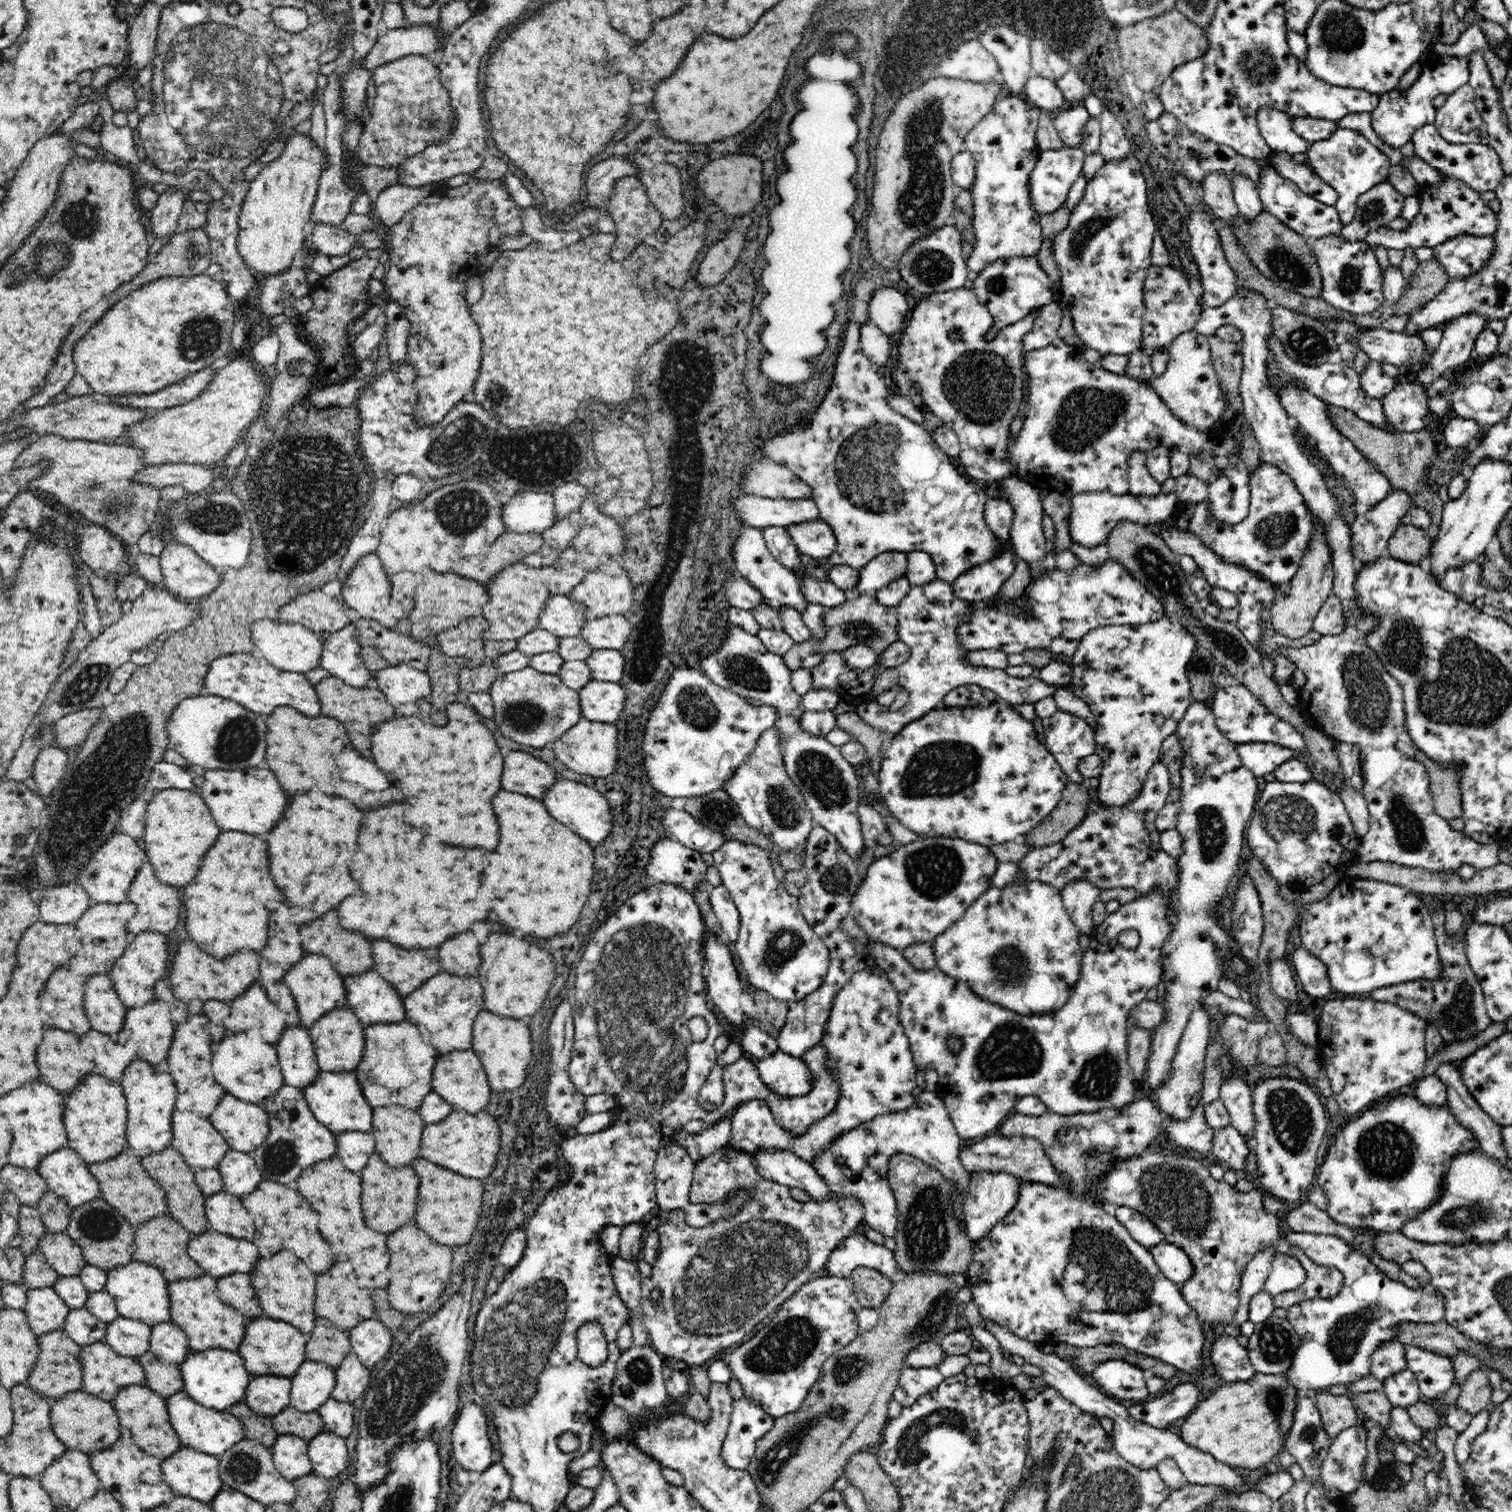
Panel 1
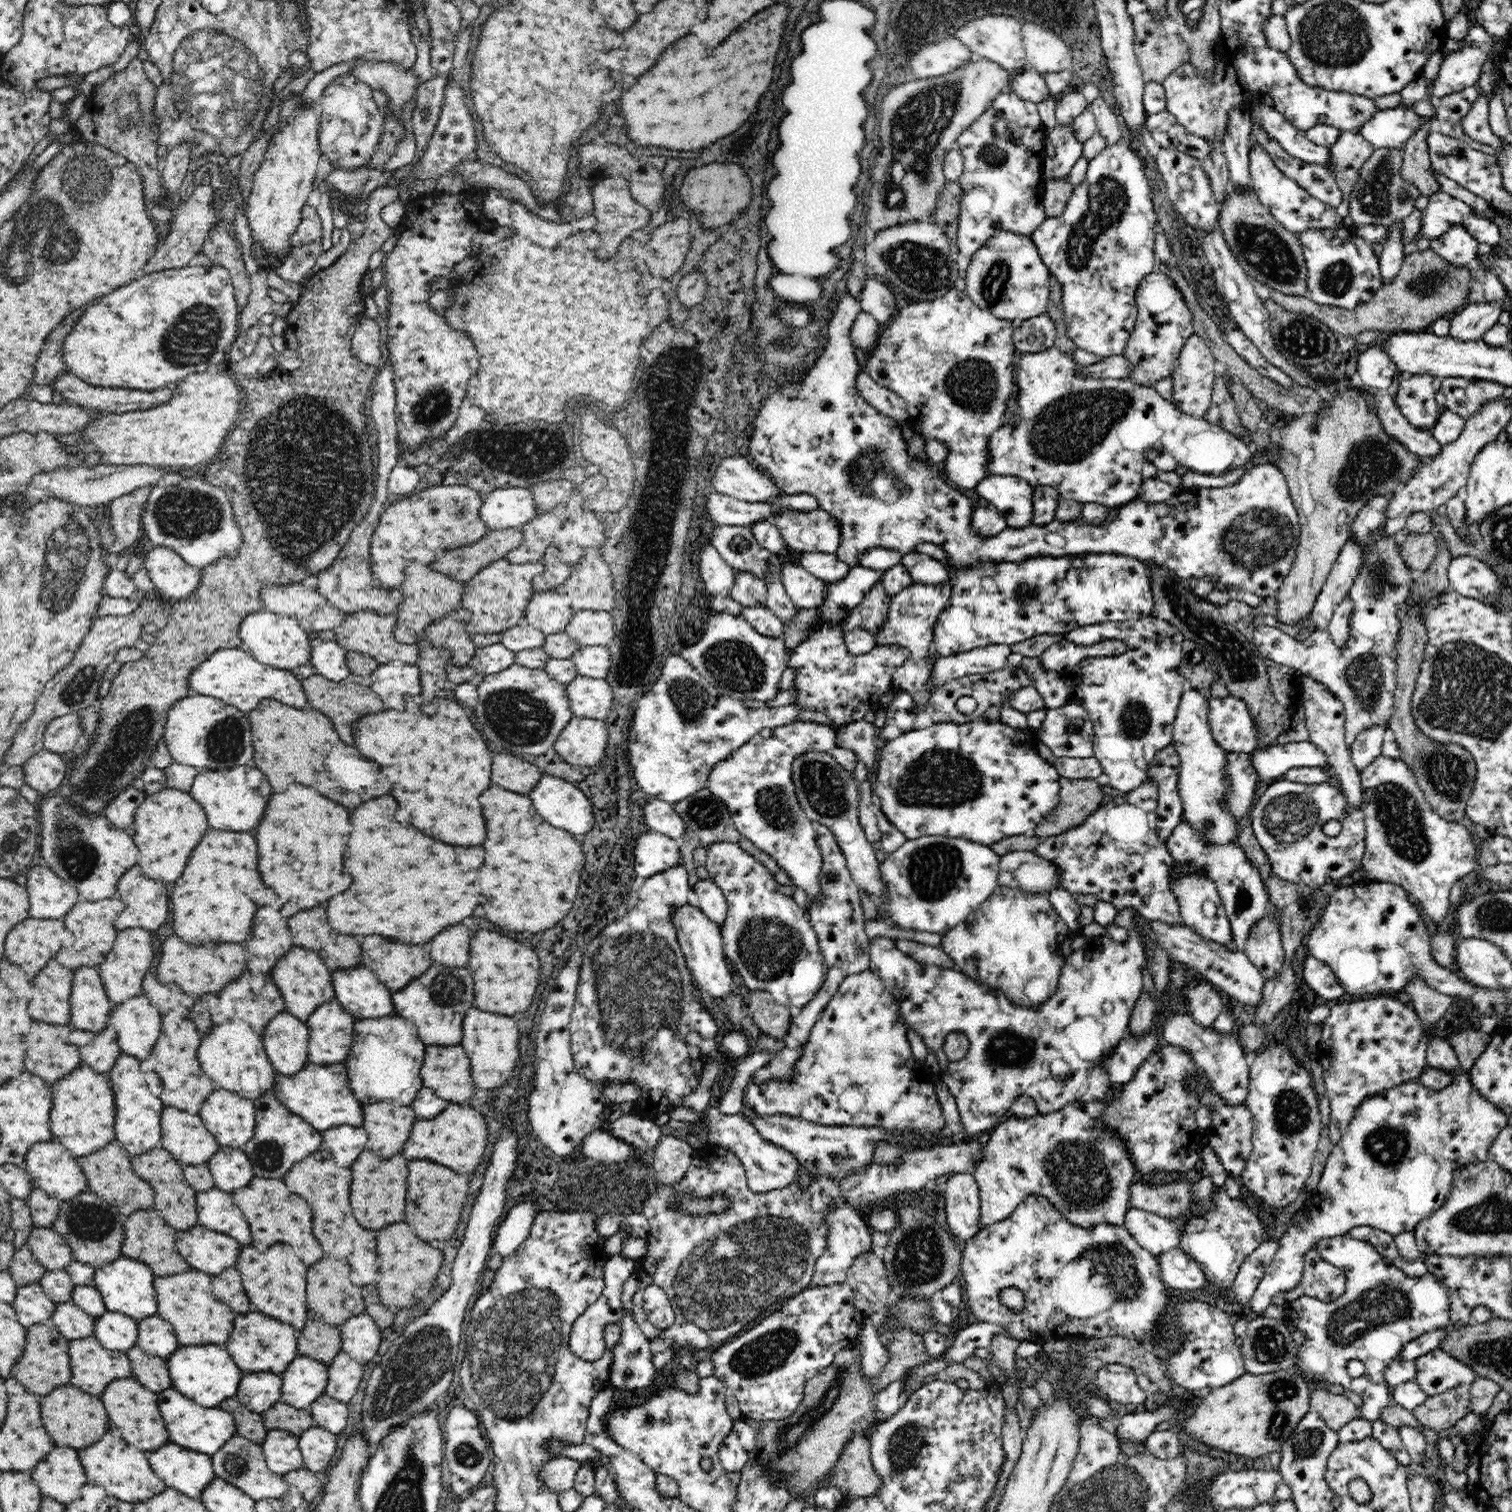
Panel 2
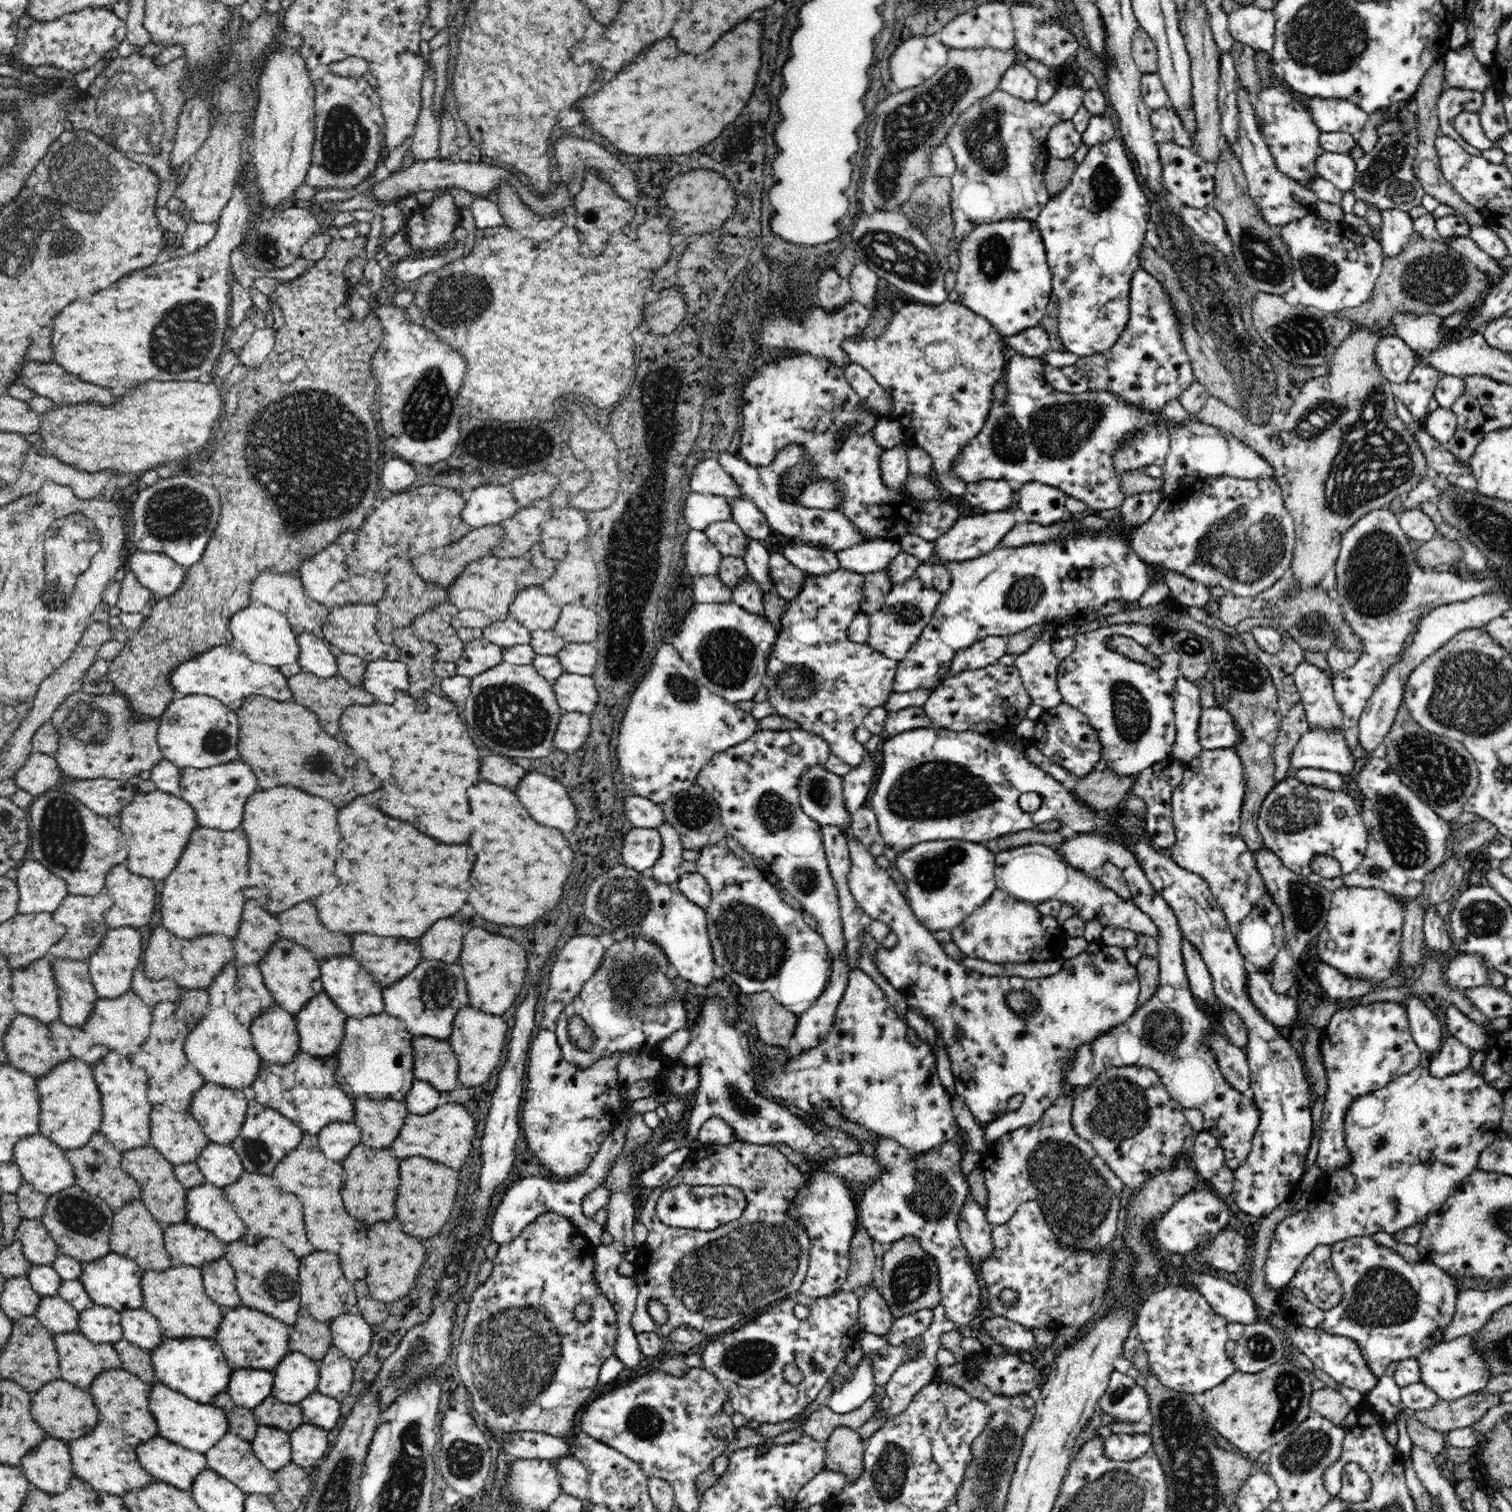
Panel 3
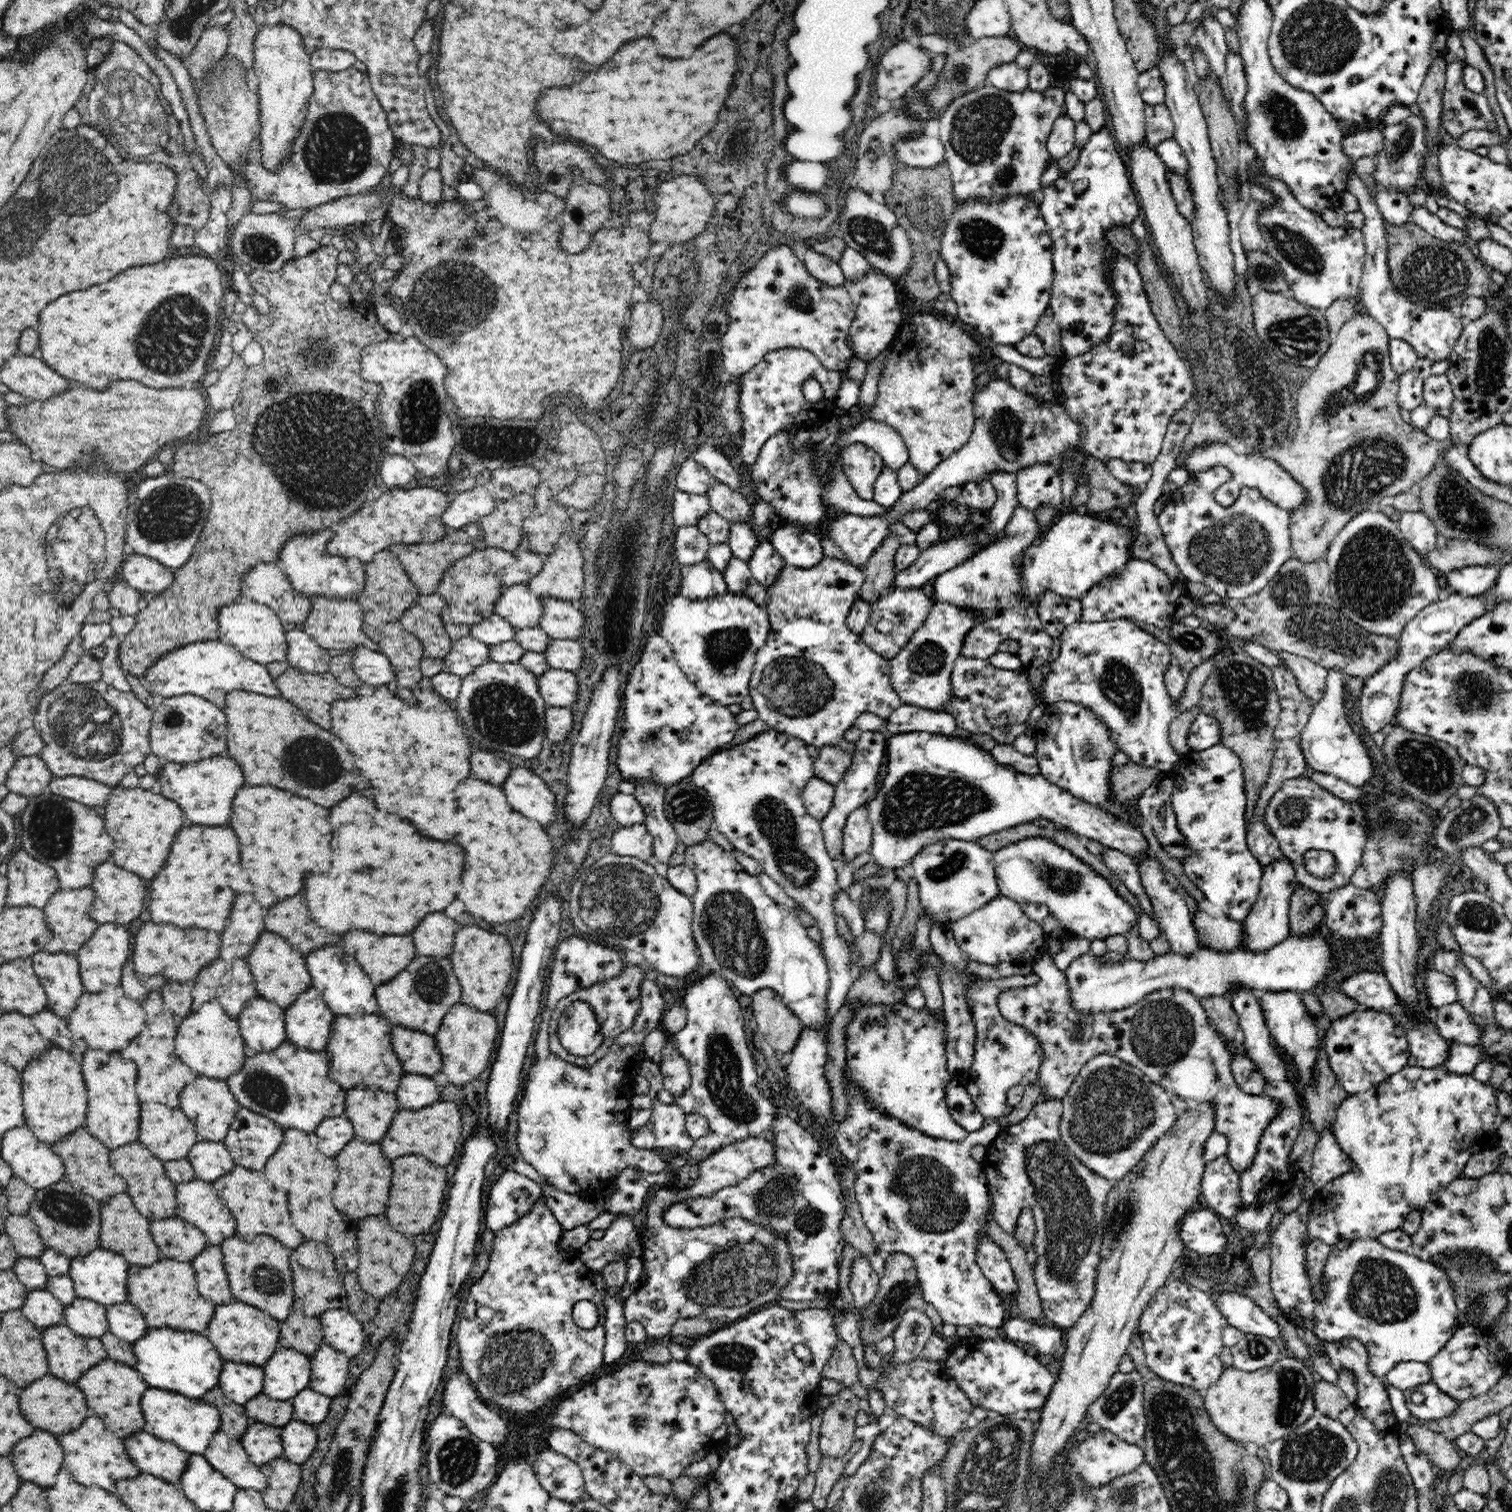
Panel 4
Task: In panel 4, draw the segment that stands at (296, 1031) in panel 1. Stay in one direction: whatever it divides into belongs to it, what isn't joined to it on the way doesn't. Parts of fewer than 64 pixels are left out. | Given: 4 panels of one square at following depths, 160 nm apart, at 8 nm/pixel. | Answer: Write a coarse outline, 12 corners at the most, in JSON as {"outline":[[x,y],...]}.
{"outline":[[258,995],[236,1020],[246,1057],[287,1040],[285,1011]]}

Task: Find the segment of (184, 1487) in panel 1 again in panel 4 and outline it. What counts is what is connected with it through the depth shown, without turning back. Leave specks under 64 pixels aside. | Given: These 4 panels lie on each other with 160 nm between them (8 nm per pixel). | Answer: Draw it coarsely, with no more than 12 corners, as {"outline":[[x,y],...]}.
{"outline":[[146,1430],[124,1440],[140,1473],[179,1486],[189,1452]]}

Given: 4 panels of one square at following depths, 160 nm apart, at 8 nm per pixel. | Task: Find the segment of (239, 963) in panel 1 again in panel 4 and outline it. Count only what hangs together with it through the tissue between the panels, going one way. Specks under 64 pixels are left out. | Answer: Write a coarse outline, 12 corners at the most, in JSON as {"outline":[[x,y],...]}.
{"outline":[[144,924],[131,939],[140,974],[192,983],[220,934]]}

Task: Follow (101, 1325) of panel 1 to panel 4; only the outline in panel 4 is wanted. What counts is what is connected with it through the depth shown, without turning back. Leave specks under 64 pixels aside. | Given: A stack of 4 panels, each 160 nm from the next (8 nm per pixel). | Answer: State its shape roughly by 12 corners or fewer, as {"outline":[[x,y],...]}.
{"outline":[[46,1288],[20,1310],[41,1330],[63,1324],[64,1305]]}

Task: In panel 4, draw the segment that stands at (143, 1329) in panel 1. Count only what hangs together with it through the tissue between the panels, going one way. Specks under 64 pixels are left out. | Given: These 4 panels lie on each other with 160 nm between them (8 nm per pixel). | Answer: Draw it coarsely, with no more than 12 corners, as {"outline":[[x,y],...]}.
{"outline":[[78,1298],[64,1306],[63,1324],[100,1338],[109,1331],[106,1307]]}

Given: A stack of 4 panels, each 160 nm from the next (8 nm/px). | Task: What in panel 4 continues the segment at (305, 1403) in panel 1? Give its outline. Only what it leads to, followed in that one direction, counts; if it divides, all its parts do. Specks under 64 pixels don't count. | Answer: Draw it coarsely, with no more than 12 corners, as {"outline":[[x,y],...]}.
{"outline":[[278,1348],[262,1392],[290,1400],[310,1386],[310,1356]]}

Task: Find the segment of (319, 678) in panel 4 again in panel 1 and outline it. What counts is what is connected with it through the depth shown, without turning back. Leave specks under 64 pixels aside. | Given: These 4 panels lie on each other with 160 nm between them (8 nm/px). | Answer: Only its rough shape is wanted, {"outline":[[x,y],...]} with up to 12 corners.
{"outline":[[338,677],[314,685],[322,715],[346,725],[354,748],[370,748],[378,722],[394,717],[380,689]]}

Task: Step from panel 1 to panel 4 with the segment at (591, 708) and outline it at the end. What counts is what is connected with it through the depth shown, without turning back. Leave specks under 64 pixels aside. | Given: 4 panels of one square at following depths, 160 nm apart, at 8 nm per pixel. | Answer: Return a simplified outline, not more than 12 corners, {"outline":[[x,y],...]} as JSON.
{"outline":[[549,669],[538,692],[549,706],[571,708],[578,700],[576,675]]}

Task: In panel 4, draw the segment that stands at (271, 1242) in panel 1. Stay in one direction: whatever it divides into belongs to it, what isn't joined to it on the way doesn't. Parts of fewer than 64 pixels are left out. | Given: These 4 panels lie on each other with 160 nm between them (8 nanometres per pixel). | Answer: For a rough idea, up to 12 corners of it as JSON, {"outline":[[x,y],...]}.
{"outline":[[235,1165],[212,1186],[236,1235],[268,1235],[291,1249],[304,1238],[286,1192]]}

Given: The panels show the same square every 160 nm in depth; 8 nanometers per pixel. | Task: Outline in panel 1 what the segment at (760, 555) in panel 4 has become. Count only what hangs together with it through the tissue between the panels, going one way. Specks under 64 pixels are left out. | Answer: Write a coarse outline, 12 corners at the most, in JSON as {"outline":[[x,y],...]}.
{"outline":[[799,578],[806,601],[827,609],[844,604],[847,592],[830,580]]}

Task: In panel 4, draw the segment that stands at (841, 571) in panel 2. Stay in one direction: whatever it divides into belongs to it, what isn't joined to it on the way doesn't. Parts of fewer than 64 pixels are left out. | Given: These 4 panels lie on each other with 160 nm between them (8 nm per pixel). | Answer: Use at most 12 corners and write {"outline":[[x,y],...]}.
{"outline":[[789,524],[770,542],[786,565],[825,558],[821,538]]}

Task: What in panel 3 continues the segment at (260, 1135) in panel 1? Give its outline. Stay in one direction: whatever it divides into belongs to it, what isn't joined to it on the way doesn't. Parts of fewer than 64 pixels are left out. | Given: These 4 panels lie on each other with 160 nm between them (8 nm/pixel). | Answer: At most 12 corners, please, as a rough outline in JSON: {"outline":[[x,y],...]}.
{"outline":[[204,1082],[189,1112],[211,1142],[230,1145],[246,1120],[241,1090]]}

